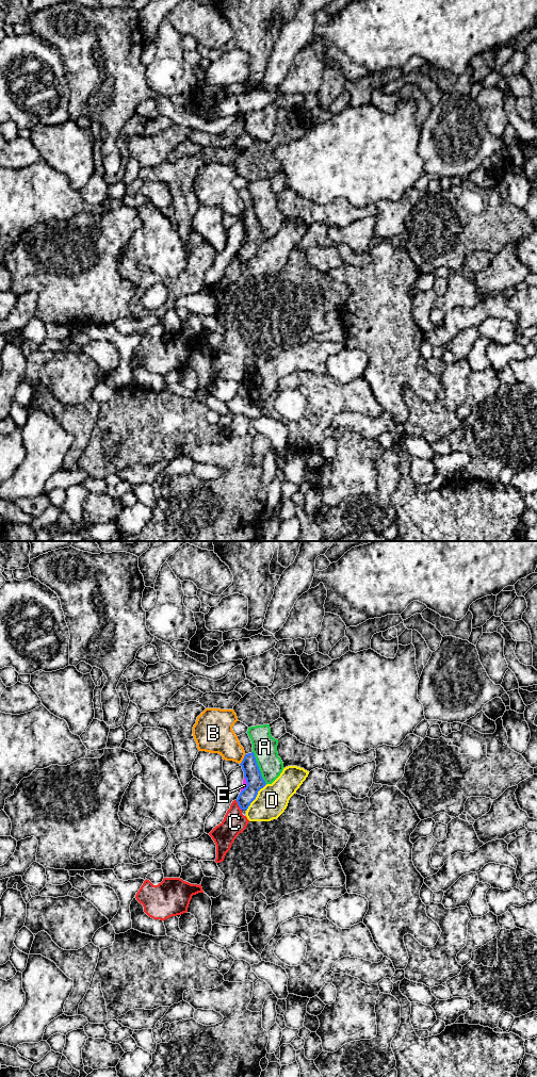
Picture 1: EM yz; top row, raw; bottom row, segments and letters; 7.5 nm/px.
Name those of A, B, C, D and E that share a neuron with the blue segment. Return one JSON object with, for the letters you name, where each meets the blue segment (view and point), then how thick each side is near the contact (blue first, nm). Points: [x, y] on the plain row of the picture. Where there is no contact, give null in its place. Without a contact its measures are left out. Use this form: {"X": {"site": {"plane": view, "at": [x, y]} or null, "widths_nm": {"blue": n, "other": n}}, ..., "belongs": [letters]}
{"belongs": []}

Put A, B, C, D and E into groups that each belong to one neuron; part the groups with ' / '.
A / B / C E / D

